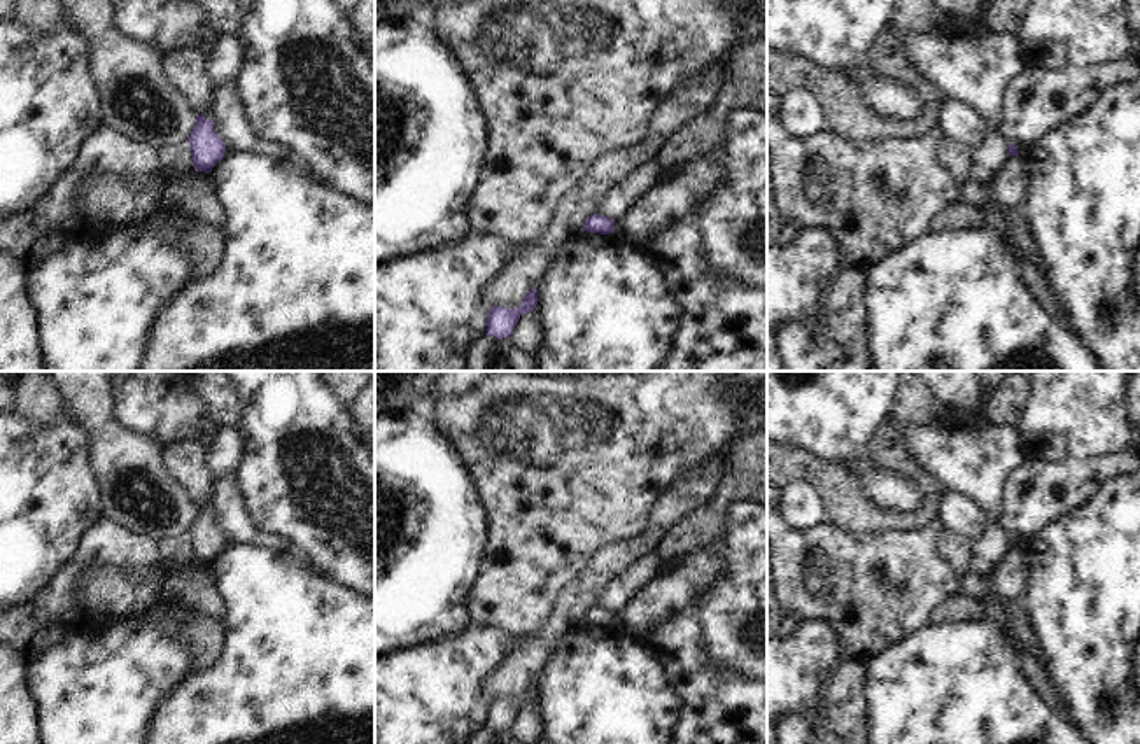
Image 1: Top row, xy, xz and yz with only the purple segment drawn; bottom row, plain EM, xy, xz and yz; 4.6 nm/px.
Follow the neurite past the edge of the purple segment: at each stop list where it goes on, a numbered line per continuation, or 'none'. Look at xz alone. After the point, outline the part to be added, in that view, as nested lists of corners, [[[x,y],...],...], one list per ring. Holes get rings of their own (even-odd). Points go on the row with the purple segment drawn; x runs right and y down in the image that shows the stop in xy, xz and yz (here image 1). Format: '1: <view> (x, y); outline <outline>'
none

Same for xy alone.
1: xy (223, 63); outline [[[219,35],[214,47],[205,54],[205,72],[210,79],[212,100],[203,110],[205,119],[212,117],[212,107],[219,89],[236,81],[242,70],[242,46],[236,37]]]

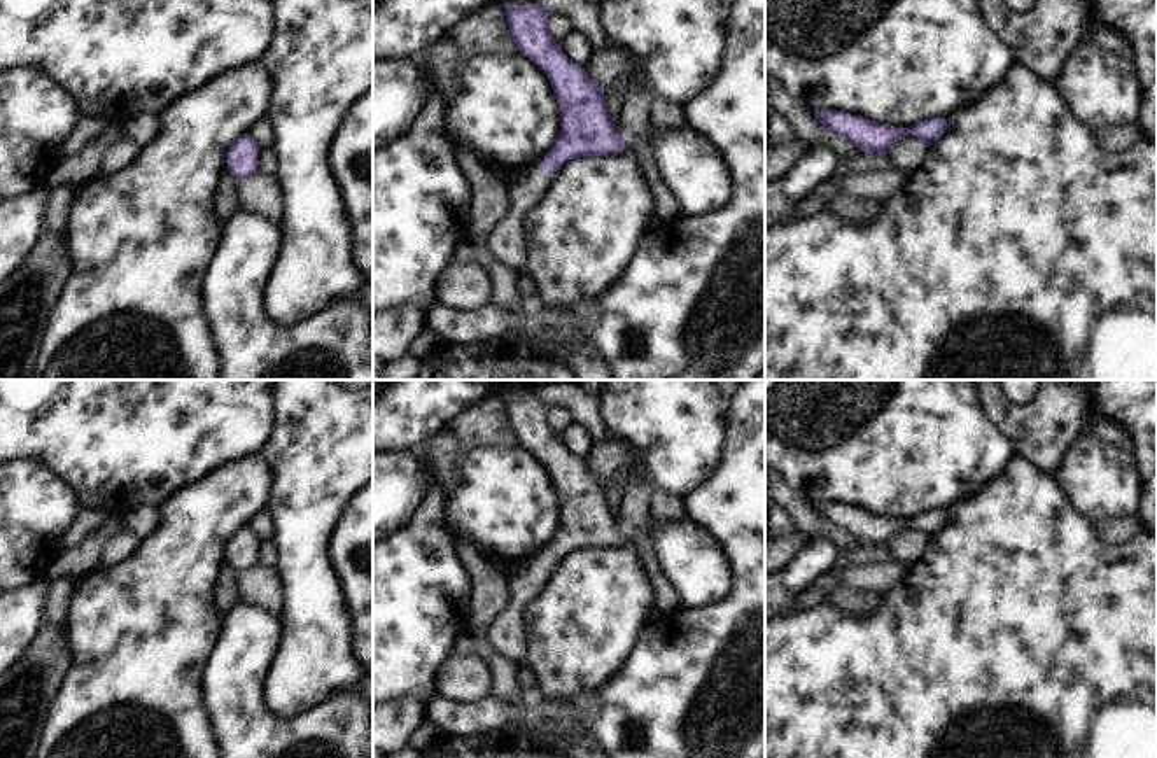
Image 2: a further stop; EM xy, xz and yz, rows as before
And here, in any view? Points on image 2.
1: xz (504, 244); outline [[[529,170],[525,177],[509,186],[509,208],[504,219],[487,236],[488,256],[518,273],[527,268],[527,245],[523,242],[523,217],[550,187],[550,177],[537,170]]]

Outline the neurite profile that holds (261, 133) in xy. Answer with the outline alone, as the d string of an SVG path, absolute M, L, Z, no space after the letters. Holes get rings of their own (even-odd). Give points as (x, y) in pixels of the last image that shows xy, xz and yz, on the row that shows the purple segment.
M259 117L249 130L250 138L263 149L273 145L271 123L266 117Z

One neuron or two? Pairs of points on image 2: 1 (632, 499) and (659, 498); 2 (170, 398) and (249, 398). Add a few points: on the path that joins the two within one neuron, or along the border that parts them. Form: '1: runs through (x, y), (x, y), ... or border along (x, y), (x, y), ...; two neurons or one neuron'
1: border along (655, 491), (650, 498), (652, 517); two neurons
2: runs through (189, 398), (210, 405), (217, 398), (230, 398); one neuron

